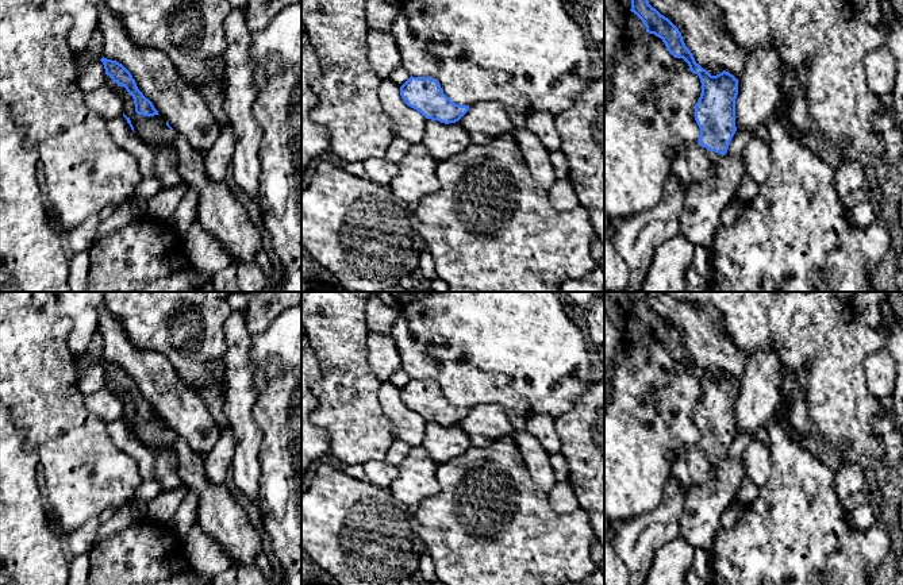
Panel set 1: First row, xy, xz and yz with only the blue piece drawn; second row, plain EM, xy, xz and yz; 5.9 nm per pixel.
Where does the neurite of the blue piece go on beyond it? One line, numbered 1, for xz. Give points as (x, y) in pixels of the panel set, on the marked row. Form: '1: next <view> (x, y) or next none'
1: next none

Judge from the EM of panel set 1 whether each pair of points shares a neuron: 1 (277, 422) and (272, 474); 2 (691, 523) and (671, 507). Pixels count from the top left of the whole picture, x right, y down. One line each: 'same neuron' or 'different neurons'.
1: same neuron
2: different neurons

